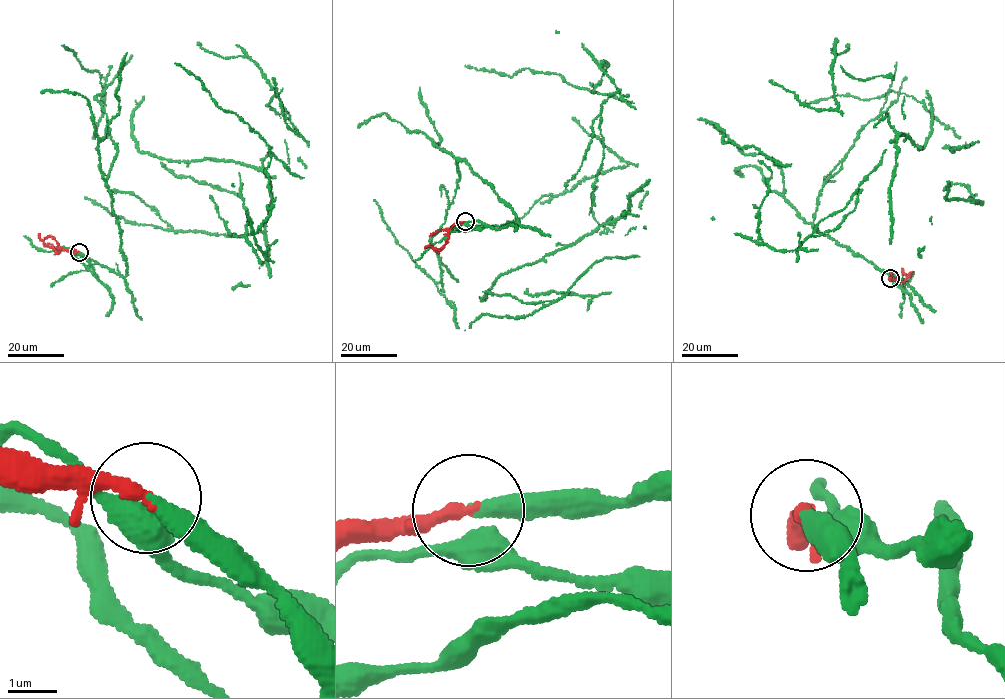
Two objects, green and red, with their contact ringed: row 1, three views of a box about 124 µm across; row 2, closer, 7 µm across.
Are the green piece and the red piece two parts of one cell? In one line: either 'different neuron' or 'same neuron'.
same neuron

